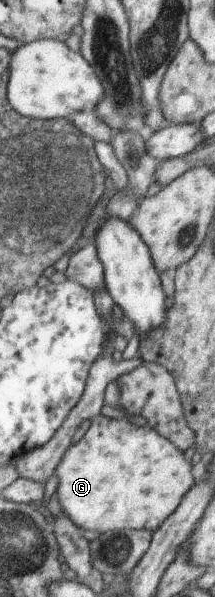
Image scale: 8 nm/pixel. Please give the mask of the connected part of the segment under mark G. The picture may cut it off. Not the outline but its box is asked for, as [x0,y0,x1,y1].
[54,414,193,534]

